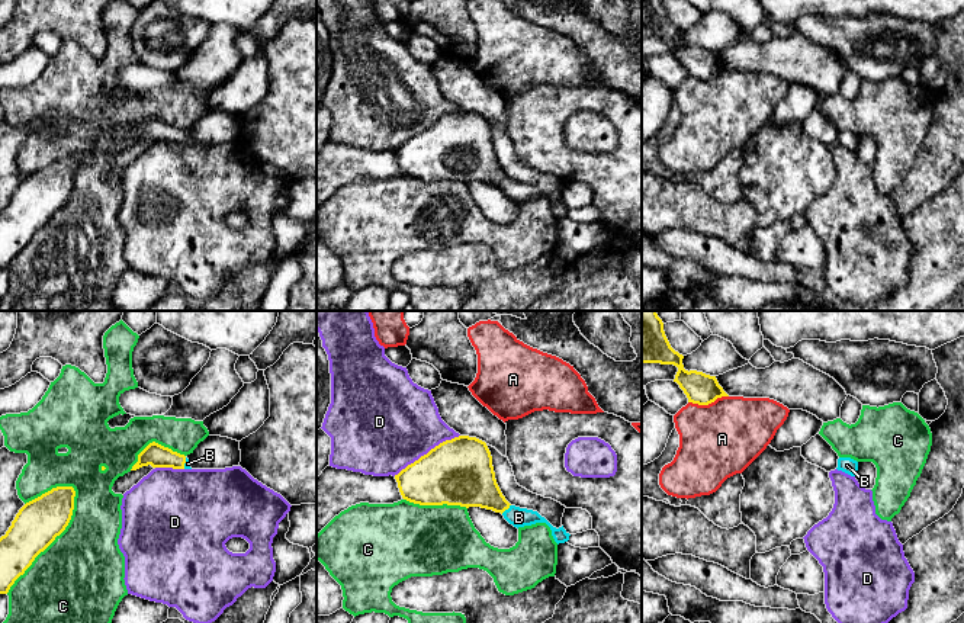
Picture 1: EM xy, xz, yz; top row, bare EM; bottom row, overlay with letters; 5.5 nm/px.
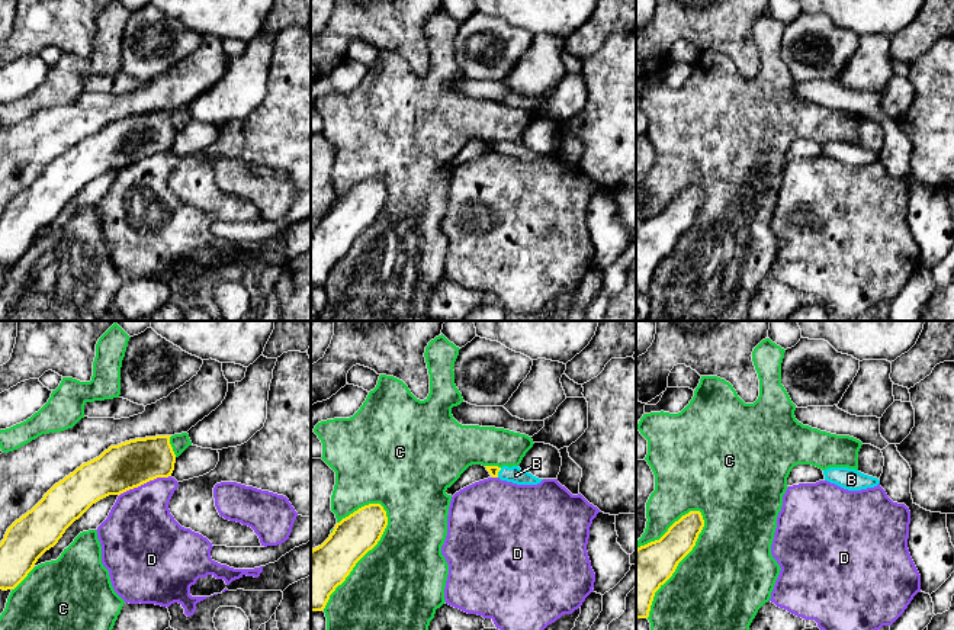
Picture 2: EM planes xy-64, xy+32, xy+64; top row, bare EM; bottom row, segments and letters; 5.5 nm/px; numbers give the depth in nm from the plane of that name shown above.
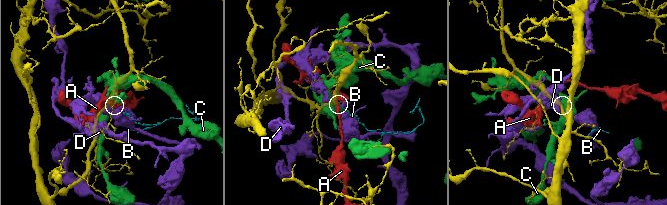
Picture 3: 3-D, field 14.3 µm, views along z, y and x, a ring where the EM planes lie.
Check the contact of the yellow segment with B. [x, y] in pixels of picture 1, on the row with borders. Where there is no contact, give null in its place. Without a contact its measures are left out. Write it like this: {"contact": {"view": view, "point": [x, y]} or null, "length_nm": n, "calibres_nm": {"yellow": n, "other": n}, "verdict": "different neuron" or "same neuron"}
{"contact": {"view": "xz", "point": [505, 509]}, "length_nm": 80, "calibres_nm": {"yellow": 280, "other": 110}, "verdict": "same neuron"}

